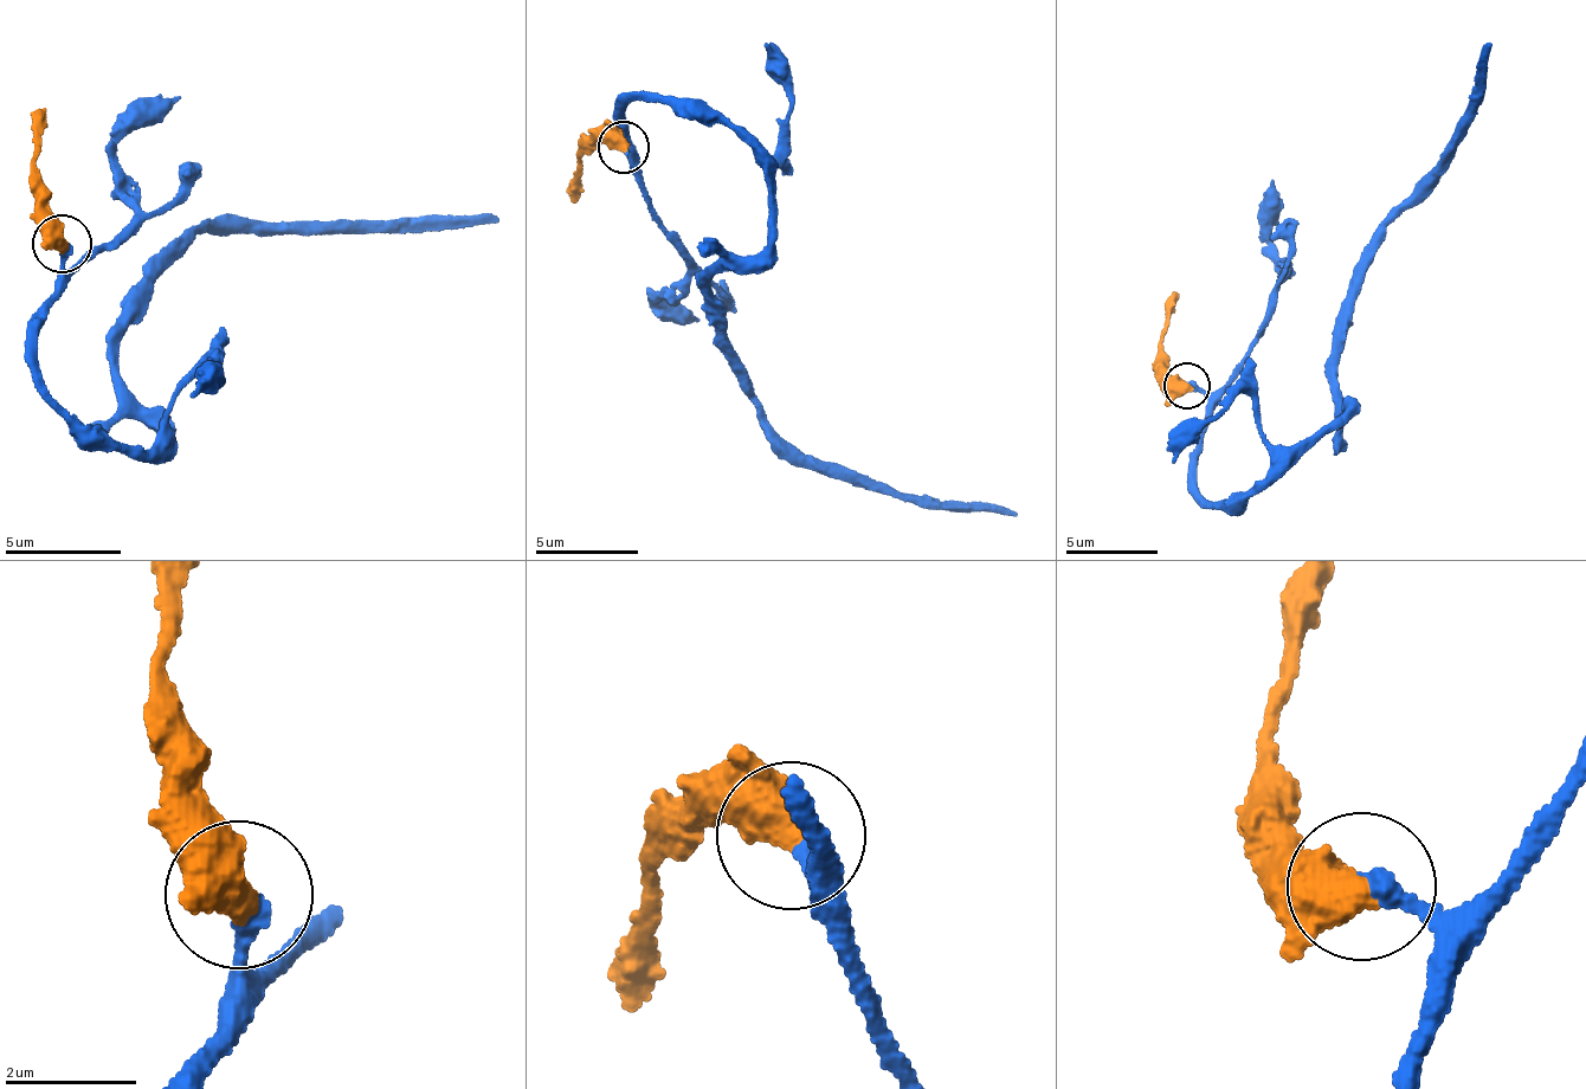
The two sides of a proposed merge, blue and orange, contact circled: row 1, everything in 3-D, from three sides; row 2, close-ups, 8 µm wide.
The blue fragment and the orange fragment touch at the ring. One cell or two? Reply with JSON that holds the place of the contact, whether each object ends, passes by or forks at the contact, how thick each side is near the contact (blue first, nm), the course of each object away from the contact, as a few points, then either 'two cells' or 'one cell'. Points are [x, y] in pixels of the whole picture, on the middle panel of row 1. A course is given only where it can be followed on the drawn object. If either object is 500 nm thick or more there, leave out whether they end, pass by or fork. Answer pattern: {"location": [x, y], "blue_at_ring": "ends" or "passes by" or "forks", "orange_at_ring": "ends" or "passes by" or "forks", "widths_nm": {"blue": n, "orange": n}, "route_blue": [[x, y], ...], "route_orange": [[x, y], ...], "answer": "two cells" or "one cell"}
{"location": [623, 147], "widths_nm": {"blue": 320, "orange": 650}, "route_blue": [[625, 146], [632, 97], [746, 137], [765, 246], [713, 271], [701, 309], [767, 424], [879, 485], [1014, 511]], "route_orange": [[625, 146], [605, 140], [580, 156], [568, 186], [576, 201]], "answer": "one cell"}

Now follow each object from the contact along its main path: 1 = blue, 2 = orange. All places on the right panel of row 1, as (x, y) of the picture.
1: (1186, 386), (1209, 404), (1196, 493), (1225, 503), (1267, 483), (1341, 414), (1349, 277), (1462, 129), (1485, 42)
2: (1186, 386), (1169, 374), (1161, 345), (1166, 305), (1178, 294)

